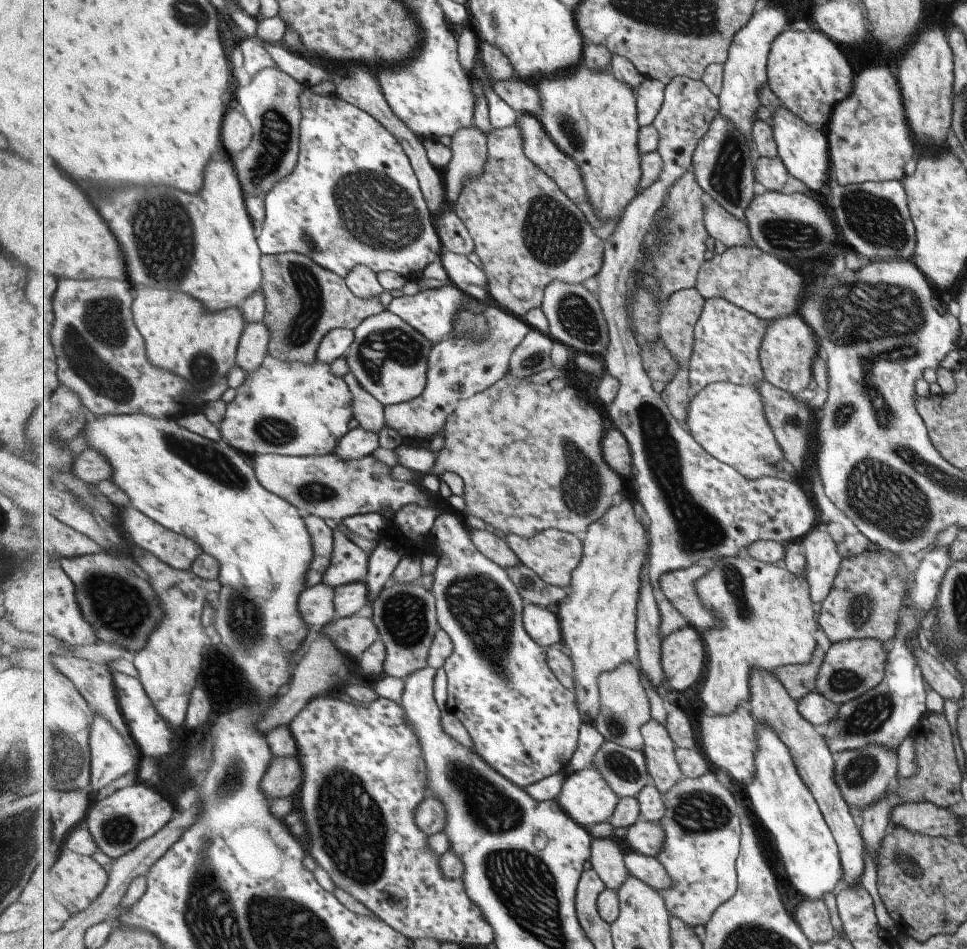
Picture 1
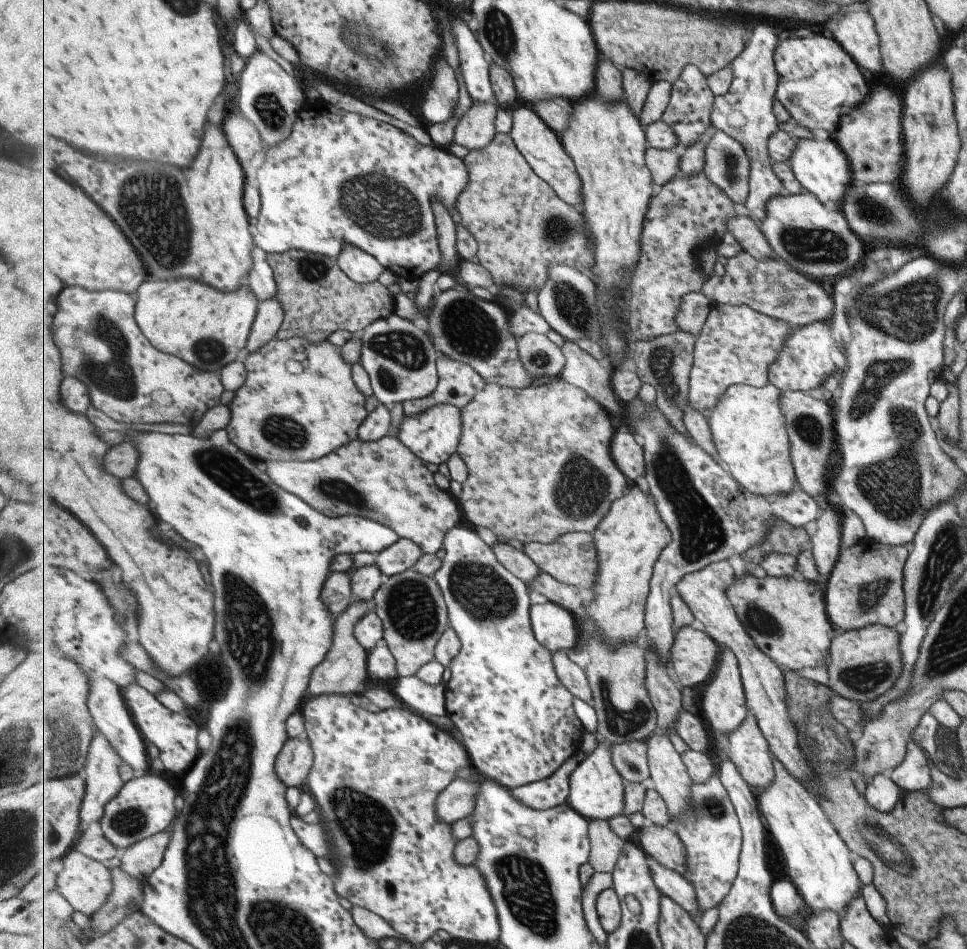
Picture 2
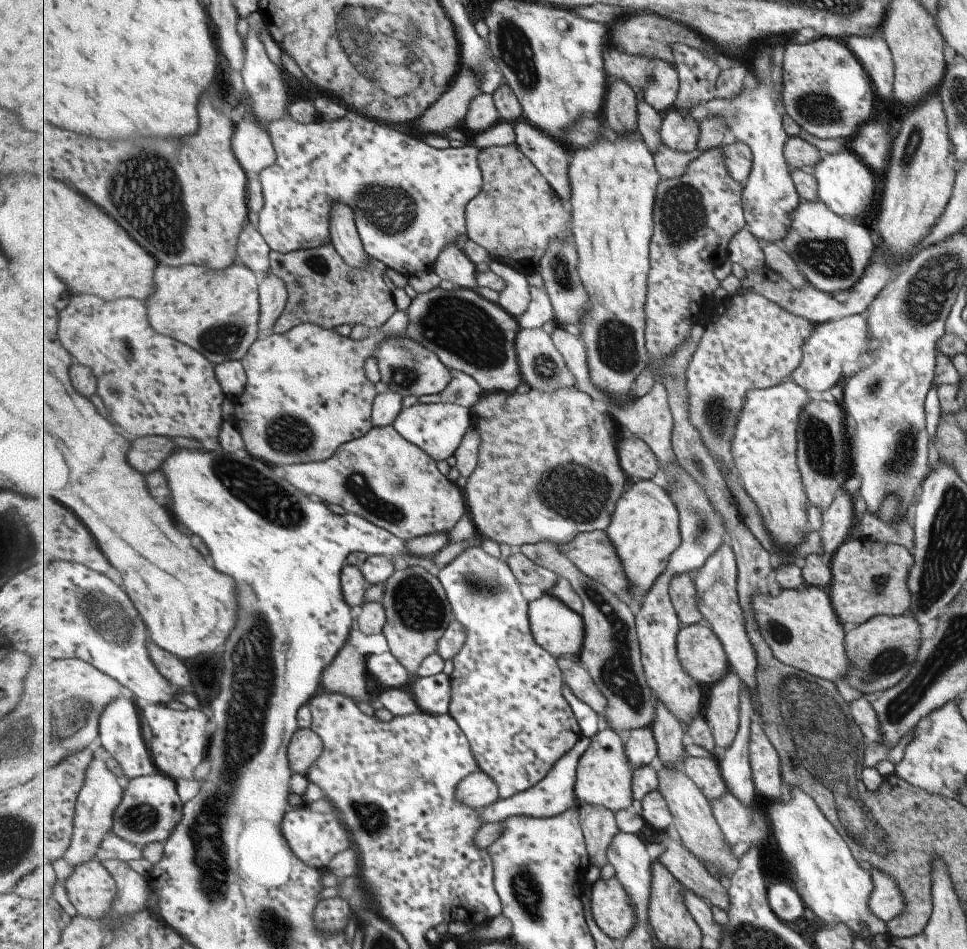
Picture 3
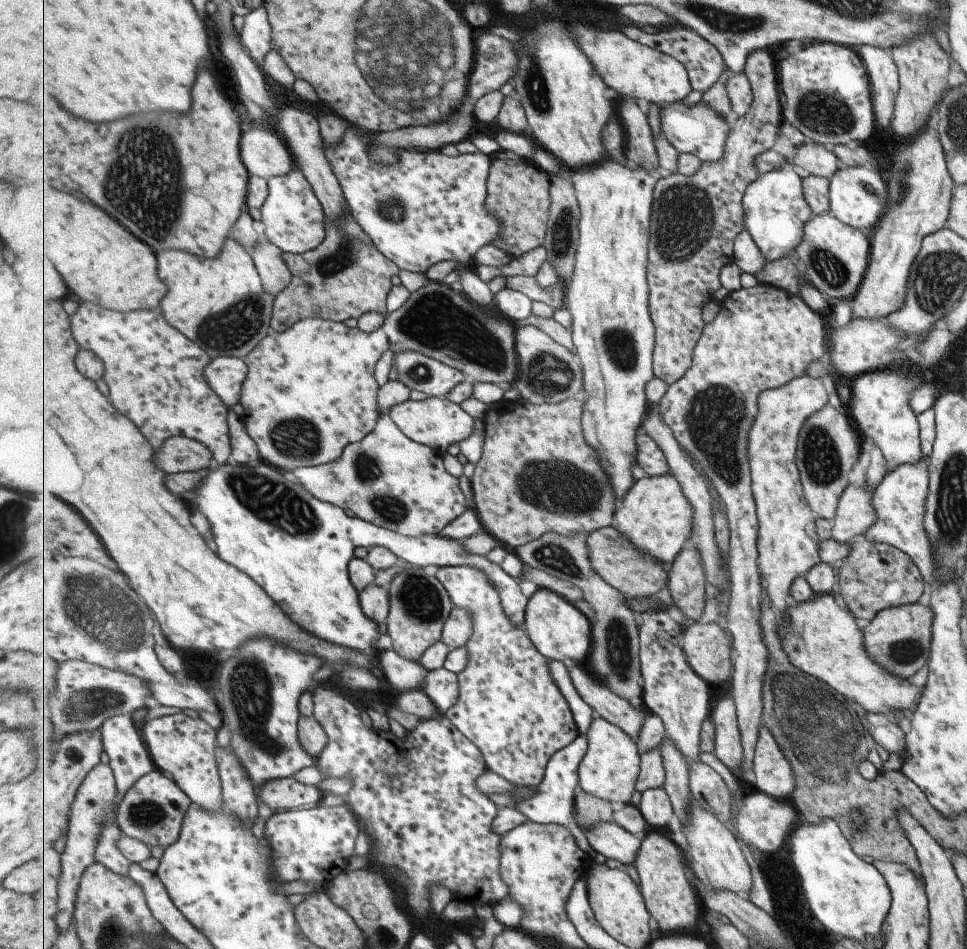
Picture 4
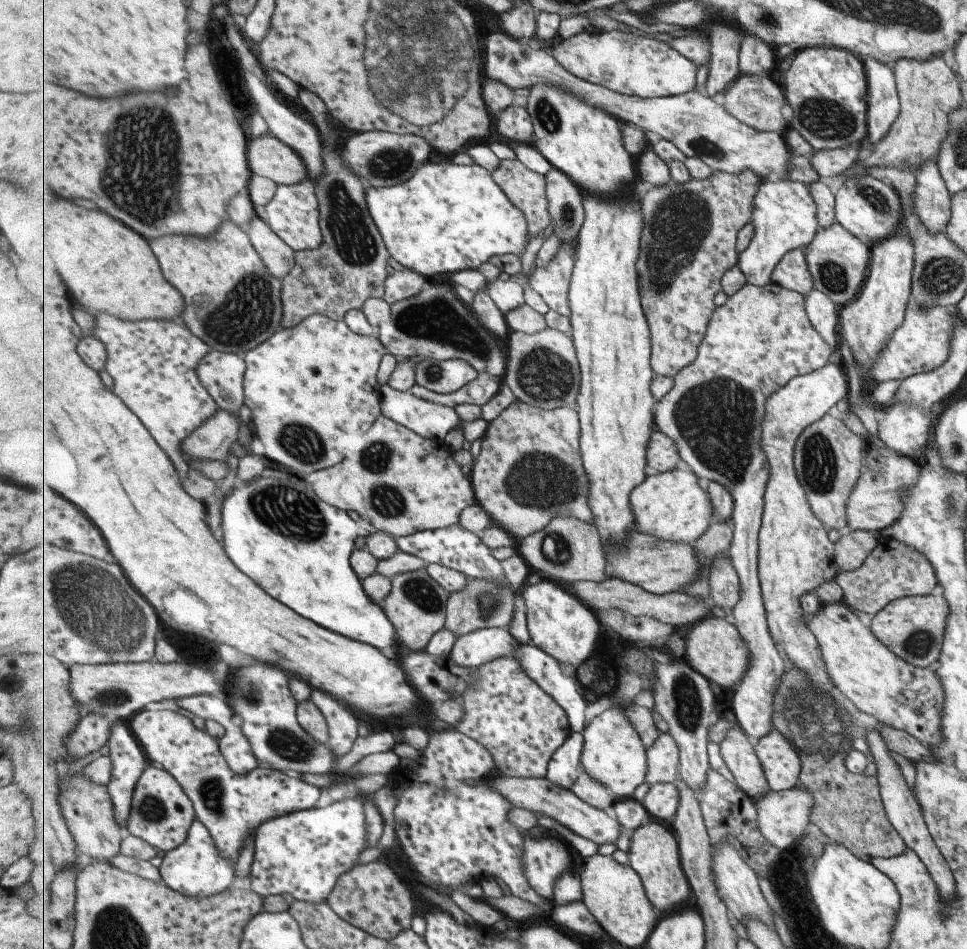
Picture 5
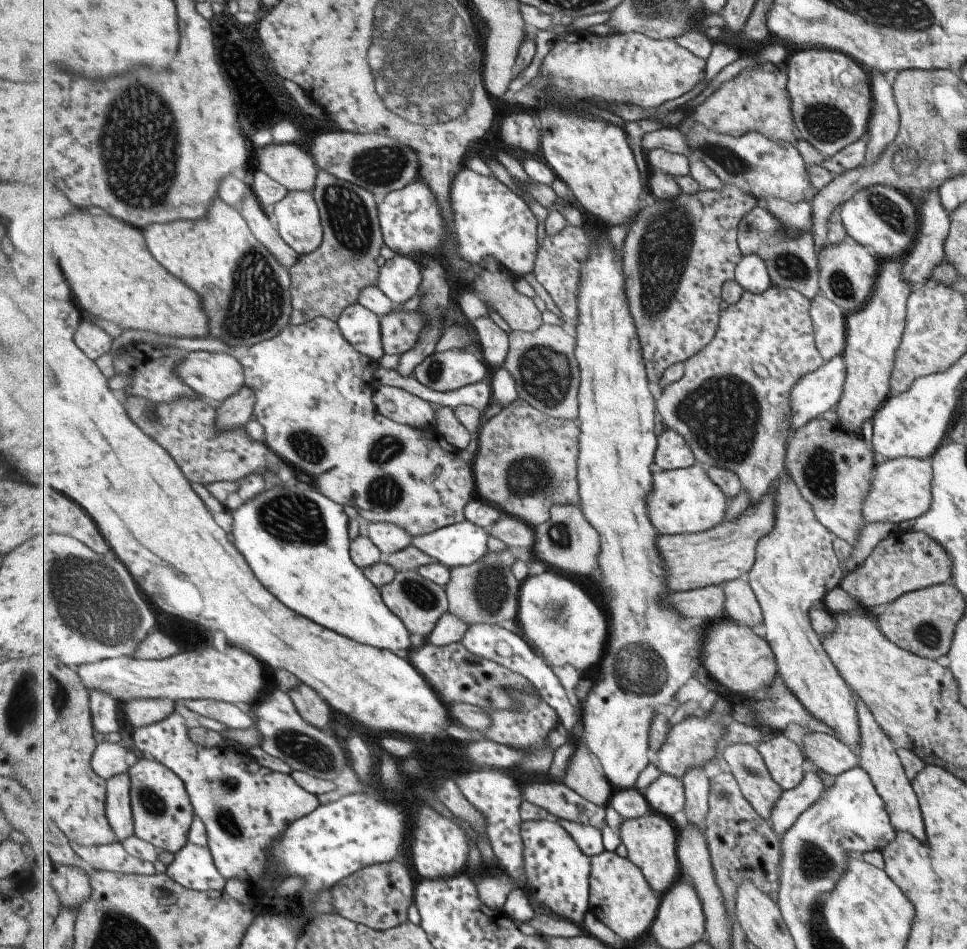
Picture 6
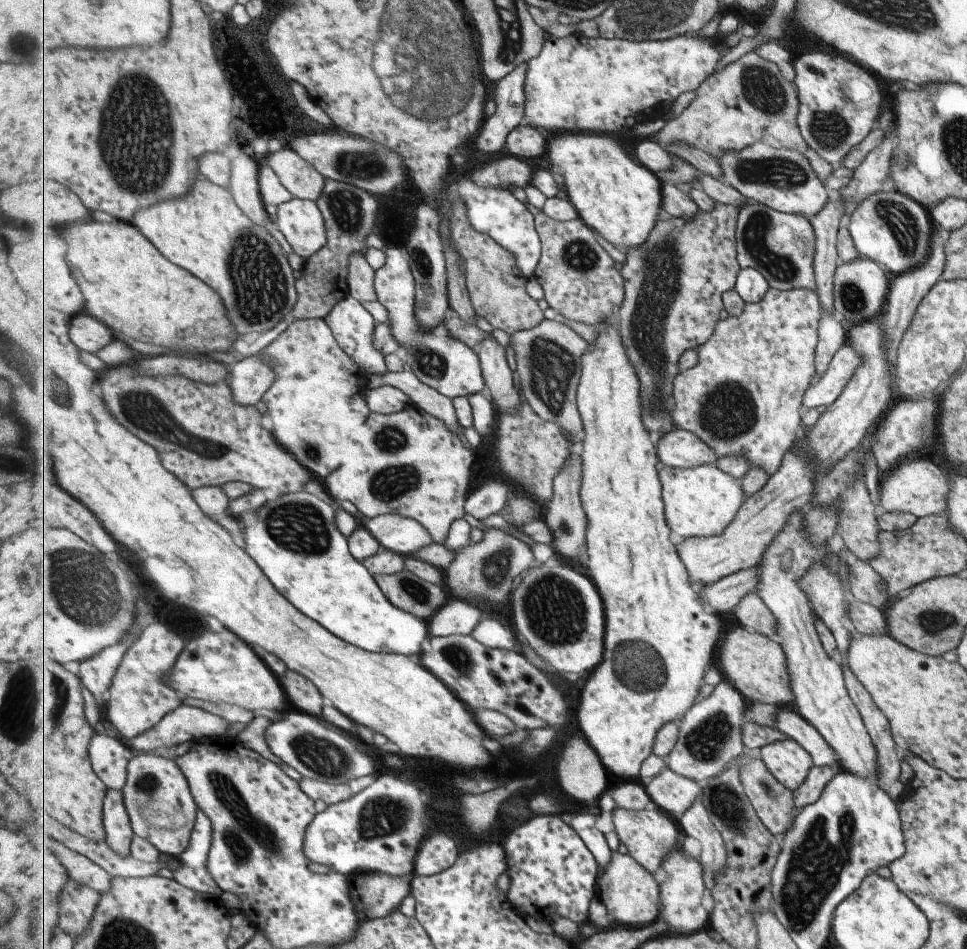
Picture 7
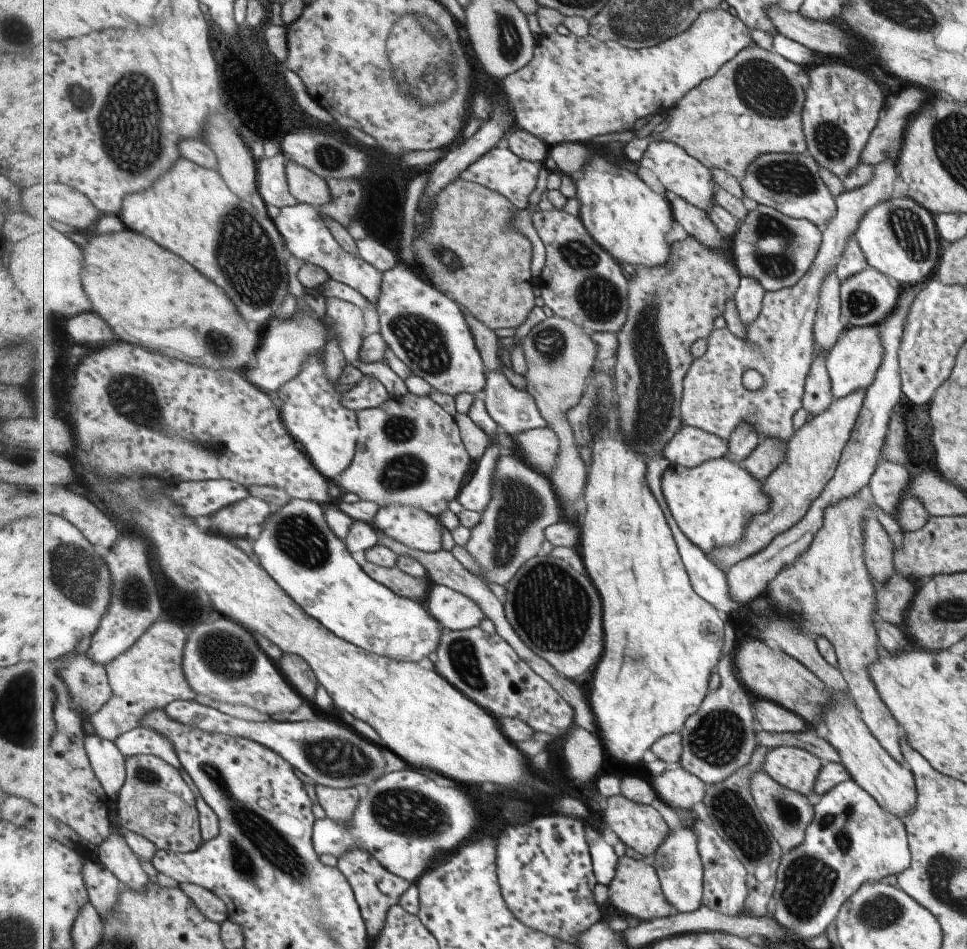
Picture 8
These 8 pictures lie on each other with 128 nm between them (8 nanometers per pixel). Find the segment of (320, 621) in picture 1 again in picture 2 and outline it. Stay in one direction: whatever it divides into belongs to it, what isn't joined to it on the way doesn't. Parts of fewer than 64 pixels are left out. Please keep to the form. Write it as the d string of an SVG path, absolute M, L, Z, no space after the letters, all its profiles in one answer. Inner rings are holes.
M331 573L322 589L321 601L335 616L343 615L358 599L352 594L351 574Z

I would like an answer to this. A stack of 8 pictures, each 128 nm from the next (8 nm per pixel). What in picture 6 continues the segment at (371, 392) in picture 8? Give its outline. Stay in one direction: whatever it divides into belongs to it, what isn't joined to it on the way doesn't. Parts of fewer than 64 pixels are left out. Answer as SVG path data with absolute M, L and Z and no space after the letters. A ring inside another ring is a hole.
M378 384L373 402L380 414L399 424L417 428L437 424L434 404L404 388Z

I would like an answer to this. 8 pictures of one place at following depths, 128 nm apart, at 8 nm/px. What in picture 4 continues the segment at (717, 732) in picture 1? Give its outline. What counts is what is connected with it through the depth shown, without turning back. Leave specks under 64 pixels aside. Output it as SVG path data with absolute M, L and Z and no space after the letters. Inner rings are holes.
M764 724L761 727L760 739L756 744L754 773L758 792L769 794L779 799L791 797L797 788L797 776L793 764L781 750L777 738Z

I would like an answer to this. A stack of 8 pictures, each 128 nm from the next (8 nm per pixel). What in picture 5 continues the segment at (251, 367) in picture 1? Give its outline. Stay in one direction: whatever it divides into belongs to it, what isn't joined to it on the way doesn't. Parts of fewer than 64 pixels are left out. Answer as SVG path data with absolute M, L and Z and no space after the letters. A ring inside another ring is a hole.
M256 214L247 231L269 272L282 280L293 268L297 252L275 234L268 222L264 222Z

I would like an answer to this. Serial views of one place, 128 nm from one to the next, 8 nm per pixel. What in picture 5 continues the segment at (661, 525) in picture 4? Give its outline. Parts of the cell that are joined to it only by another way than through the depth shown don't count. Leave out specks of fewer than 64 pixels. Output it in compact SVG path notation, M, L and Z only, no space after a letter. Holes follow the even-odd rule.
M675 469L650 475L631 495L631 508L635 514L636 530L657 536L667 542L694 544L709 530L715 520L713 498L697 472Z

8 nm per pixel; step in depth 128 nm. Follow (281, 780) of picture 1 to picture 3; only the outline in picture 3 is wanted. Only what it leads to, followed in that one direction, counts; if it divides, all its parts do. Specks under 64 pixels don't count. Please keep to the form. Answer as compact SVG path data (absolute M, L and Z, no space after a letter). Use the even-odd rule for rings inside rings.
M301 728L293 737L289 746L289 762L295 773L308 776L311 766L323 752L325 744L313 728Z

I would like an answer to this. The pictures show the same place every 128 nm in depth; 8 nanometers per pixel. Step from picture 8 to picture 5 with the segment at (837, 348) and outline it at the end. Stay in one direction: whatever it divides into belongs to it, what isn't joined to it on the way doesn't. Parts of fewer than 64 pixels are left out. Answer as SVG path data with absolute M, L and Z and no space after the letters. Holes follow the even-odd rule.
M828 363L816 371L797 376L785 388L775 392L767 400L767 414L765 414L765 424L763 424L763 454L769 460L771 466L771 478L767 490L765 490L765 508L760 530L760 560L758 561L760 569L761 592L768 616L769 632L772 632L773 640L776 644L783 646L783 652L791 663L793 668L799 668L809 682L815 684L821 692L825 692L828 697L832 696L832 690L835 688L825 672L823 660L821 660L820 645L817 644L816 637L808 628L804 620L804 612L801 608L801 596L805 592L814 591L819 584L834 580L834 576L841 566L836 561L835 545L827 538L827 529L821 524L820 519L812 512L808 504L807 494L801 488L800 477L796 471L796 444L800 436L805 436L805 427L808 424L821 420L821 416L833 409L833 406L846 396L848 392L845 376L839 366Z

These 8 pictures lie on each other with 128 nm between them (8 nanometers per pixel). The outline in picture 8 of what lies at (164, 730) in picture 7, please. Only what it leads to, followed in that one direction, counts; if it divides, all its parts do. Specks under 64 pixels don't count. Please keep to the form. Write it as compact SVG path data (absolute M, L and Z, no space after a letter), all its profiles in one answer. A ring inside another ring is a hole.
M177 700L176 702L173 702L169 704L169 706L166 708L167 714L169 714L169 718L171 720L175 720L175 722L179 722L179 724L185 724L185 726L191 726L191 728L197 728L198 730L203 730L205 732L219 732L219 734L226 734L228 736L234 737L234 736L240 736L243 738L247 738L249 740L253 740L254 742L257 742L263 746L267 746L267 748L271 748L271 750L275 750L279 756L282 756L285 758L285 760L288 760L297 770L301 770L303 774L307 774L309 778L313 778L312 780L317 785L323 785L338 789L344 789L344 788L353 788L353 786L359 786L359 784L363 784L363 786L370 787L372 784L376 783L376 780L379 780L381 777L383 777L383 774L385 774L385 756L383 756L383 752L381 752L381 748L377 746L377 744L371 744L369 740L365 740L363 738L363 735L359 736L357 732L353 732L349 726L345 726L345 724L339 724L339 722L335 722L335 720L329 720L329 718L316 718L315 720L311 721L300 721L300 722L294 722L294 721L284 721L284 722L277 722L274 720L269 720L267 722L253 722L252 720L243 720L241 718L235 718L233 716L230 716L227 713L224 713L221 710L217 710L215 708L211 708L207 705L201 704L201 702L194 700ZM137 727L135 730L121 734L115 744L121 749L126 758L135 755L155 755L169 761L175 768L182 768L177 764L175 744L149 728Z

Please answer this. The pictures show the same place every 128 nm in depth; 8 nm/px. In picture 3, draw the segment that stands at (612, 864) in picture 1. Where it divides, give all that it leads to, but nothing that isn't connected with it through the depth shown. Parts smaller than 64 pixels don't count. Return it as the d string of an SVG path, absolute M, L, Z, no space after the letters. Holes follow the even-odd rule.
M587 802L579 804L579 812L592 864L602 869L610 862L607 858L609 844L613 842L613 836L620 831L616 813L605 806L591 806Z

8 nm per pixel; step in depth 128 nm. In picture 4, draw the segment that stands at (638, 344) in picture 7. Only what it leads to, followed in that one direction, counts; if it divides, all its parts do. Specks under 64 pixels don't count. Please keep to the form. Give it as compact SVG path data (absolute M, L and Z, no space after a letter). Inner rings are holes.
M769 49L752 52L745 66L745 73L753 86L753 106L745 114L735 118L733 132L725 144L725 156L719 162L704 162L695 176L681 173L664 174L657 182L654 193L652 214L651 241L649 246L648 283L649 306L653 322L656 324L656 350L654 351L655 377L665 380L667 384L675 384L693 366L693 353L706 327L703 322L703 308L713 294L722 286L721 271L733 263L733 244L735 236L739 236L746 228L744 198L749 184L753 184L761 172L757 172L755 162L761 154L769 152L775 146L779 125L783 117L783 98L779 86L779 57L770 53Z

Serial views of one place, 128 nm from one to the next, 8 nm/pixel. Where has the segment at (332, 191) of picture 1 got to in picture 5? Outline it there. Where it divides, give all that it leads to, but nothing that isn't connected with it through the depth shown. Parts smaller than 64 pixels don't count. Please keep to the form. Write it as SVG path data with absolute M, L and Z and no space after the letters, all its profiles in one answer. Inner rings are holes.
M434 157L425 162L409 182L391 188L368 188L365 194L369 212L392 258L405 269L423 274L429 281L461 270L478 270L485 262L490 262L492 256L520 256L530 241L525 212L509 200L492 172L475 162L470 166L457 165L450 158ZM311 178L303 180L297 186L279 185L277 196L266 206L266 215L267 222L275 234L296 252L319 248L324 242L324 233L320 225L320 200L316 183Z

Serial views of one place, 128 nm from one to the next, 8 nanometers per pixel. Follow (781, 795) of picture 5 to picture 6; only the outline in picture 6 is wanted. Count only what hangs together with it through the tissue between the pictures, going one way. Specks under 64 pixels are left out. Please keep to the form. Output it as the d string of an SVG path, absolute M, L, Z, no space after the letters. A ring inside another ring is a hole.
M812 768L805 772L804 779L796 789L787 789L781 800L775 804L771 812L772 827L779 837L783 838L801 816L817 799L825 788L822 777Z

